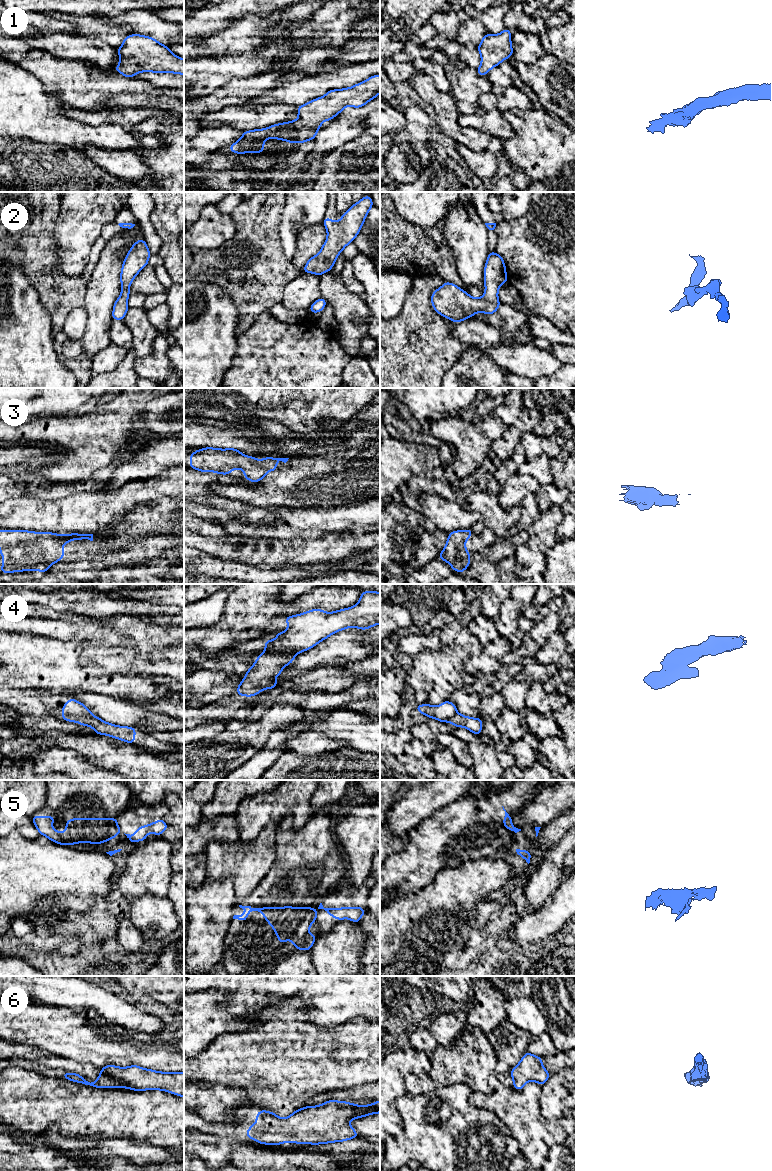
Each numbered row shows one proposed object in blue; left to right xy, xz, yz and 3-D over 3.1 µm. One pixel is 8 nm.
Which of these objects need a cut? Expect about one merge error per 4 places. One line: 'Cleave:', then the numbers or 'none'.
Cleave: 4, 5

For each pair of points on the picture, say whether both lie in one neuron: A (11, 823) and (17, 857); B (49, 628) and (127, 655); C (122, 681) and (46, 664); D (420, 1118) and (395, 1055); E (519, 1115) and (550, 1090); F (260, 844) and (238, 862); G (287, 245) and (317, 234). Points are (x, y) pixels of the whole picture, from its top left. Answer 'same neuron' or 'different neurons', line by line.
A: different neurons
B: same neuron
C: same neuron
D: different neurons
E: different neurons
F: same neuron
G: different neurons

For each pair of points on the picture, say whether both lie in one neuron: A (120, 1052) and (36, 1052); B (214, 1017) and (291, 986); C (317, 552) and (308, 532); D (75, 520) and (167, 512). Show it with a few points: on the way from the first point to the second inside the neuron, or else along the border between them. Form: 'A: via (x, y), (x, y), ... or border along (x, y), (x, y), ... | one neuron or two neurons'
A: border along (27, 1043), (71, 1059) | two neurons
B: border along (218, 990), (221, 1008), (234, 1014), (242, 1014) | two neurons
C: border along (334, 532), (326, 532), (309, 539), (287, 538) | two neurons
D: border along (144, 502), (139, 502), (120, 522), (105, 529) | two neurons

